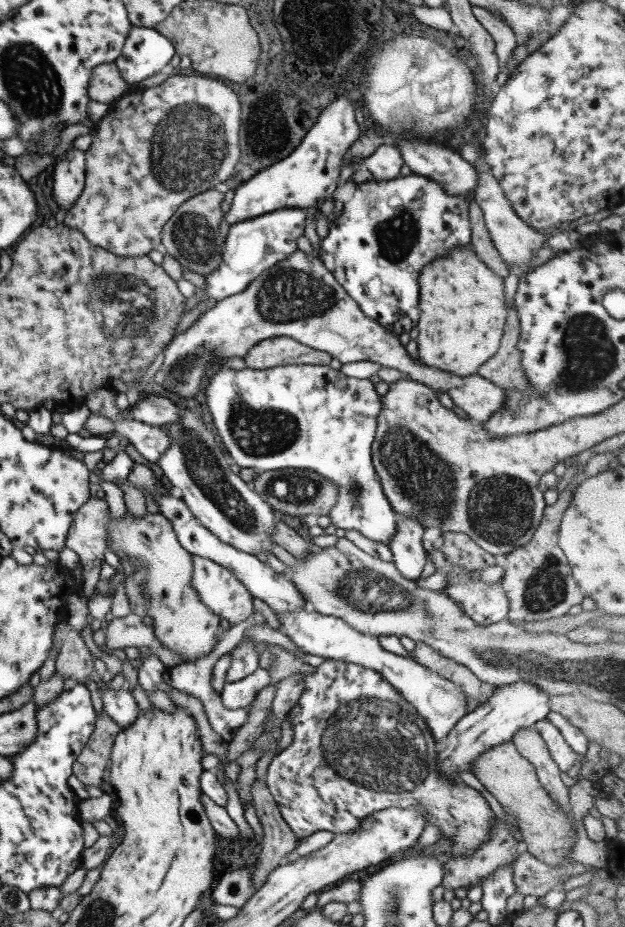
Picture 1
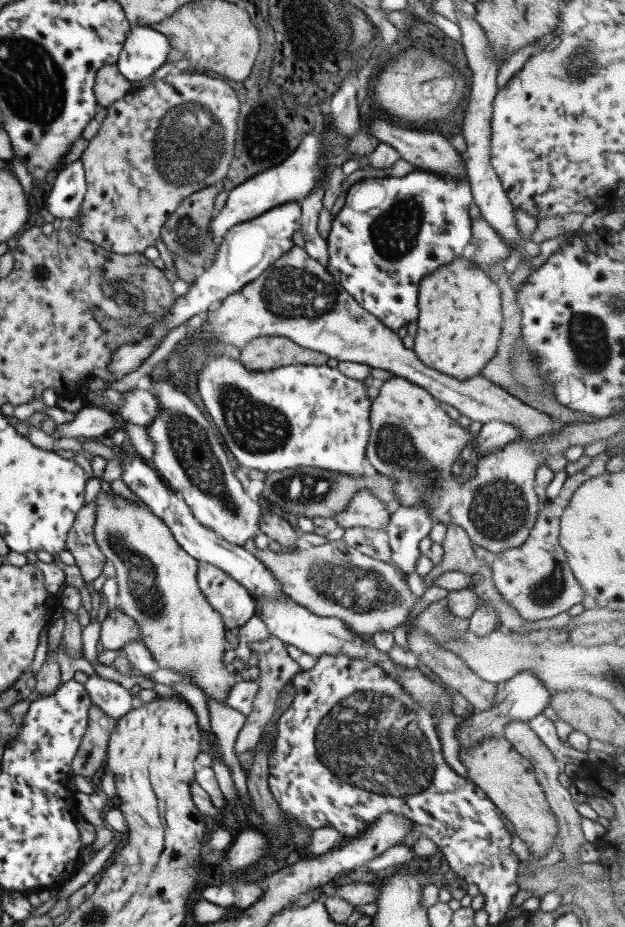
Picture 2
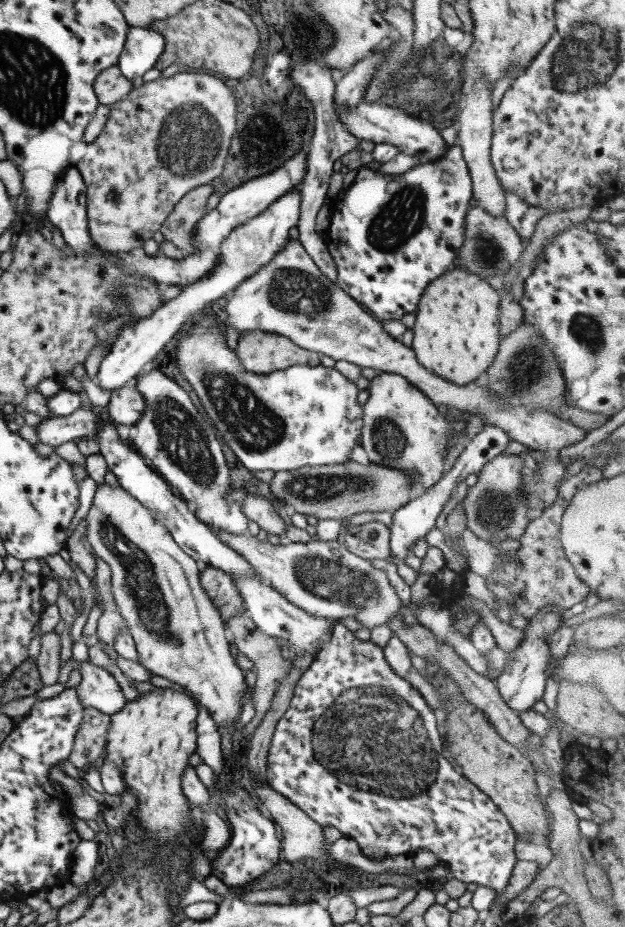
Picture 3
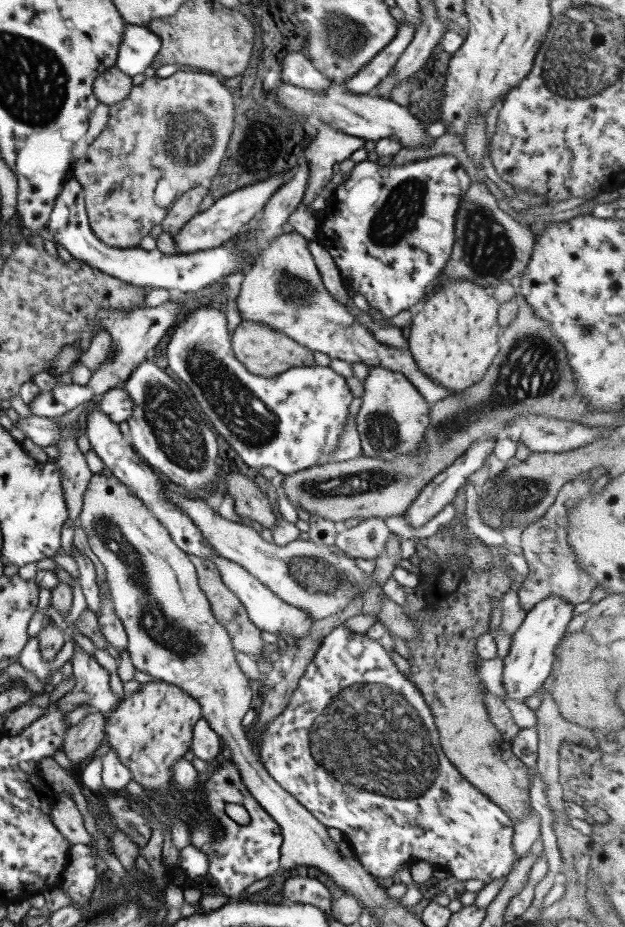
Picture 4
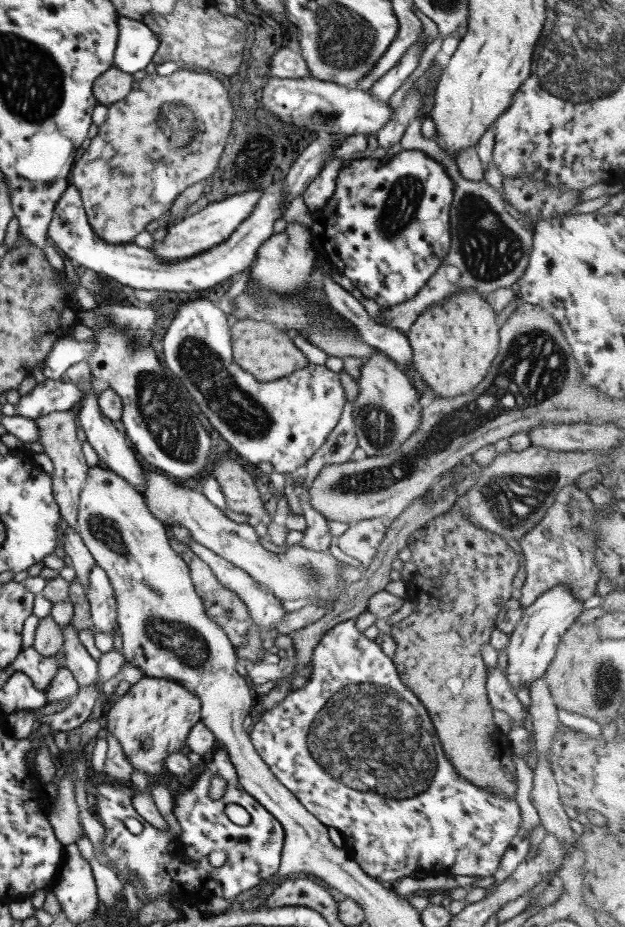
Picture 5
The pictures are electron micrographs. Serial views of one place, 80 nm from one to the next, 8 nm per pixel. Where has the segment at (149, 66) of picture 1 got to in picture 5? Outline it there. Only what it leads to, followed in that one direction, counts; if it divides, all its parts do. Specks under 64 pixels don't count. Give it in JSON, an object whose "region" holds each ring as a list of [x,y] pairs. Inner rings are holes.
{"region":[[[119,14],[116,25],[118,31],[112,66],[129,74],[143,70],[154,58],[159,44],[155,33],[141,21]]]}

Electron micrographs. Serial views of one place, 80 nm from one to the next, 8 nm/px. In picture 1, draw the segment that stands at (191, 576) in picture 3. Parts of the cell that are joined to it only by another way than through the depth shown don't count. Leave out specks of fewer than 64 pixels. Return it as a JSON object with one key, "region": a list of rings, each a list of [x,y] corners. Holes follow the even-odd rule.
{"region":[[[128,511],[121,518],[109,515],[105,544],[119,558],[125,596],[128,603],[133,604],[130,608],[131,613],[145,620],[153,629],[154,637],[160,644],[176,652],[184,660],[183,662],[193,662],[207,656],[218,640],[217,632],[221,630],[220,617],[215,616],[211,610],[201,604],[196,595],[191,584],[191,555],[181,548],[170,522],[158,512],[145,513],[141,518],[134,518]]]}

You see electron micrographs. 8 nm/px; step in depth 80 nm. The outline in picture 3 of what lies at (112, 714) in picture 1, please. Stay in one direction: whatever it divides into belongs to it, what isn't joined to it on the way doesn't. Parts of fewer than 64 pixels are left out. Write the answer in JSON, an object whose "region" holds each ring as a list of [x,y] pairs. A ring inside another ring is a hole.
{"region":[[[87,660],[78,662],[78,670],[81,680],[74,689],[76,697],[83,709],[94,708],[103,714],[112,715],[123,708],[123,705],[128,700],[123,697],[119,685],[117,685],[117,682],[108,671],[105,671],[102,667],[93,665],[91,661]]]}

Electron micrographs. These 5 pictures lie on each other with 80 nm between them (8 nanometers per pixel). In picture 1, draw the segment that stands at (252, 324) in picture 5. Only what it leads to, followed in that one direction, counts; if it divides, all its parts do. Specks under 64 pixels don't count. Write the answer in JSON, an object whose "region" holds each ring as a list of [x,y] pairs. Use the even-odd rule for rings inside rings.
{"region":[[[288,337],[261,340],[243,356],[245,368],[264,370],[280,365],[307,364],[329,365],[330,355],[303,347],[298,341]]]}

